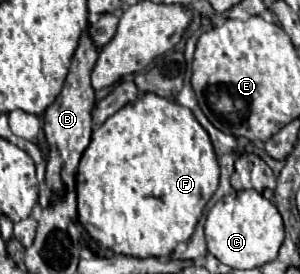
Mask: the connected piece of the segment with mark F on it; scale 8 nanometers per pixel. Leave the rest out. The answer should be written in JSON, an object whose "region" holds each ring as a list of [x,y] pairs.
{"region":[[[142,94],[134,102],[126,104],[122,110],[118,110],[114,116],[110,116],[102,126],[94,128],[90,146],[84,150],[82,160],[78,164],[78,172],[76,172],[78,220],[86,228],[86,232],[90,234],[90,238],[94,242],[100,240],[104,246],[112,248],[114,254],[124,254],[124,256],[134,256],[134,258],[150,258],[150,256],[164,258],[164,256],[172,254],[176,244],[190,240],[190,236],[194,234],[194,226],[198,224],[198,218],[203,214],[202,208],[206,206],[206,202],[212,198],[212,194],[218,188],[218,178],[220,178],[220,170],[218,170],[218,160],[214,158],[214,148],[210,146],[208,132],[198,124],[194,114],[188,108],[180,106],[178,102],[174,102],[174,100],[162,98],[158,94]]]}

